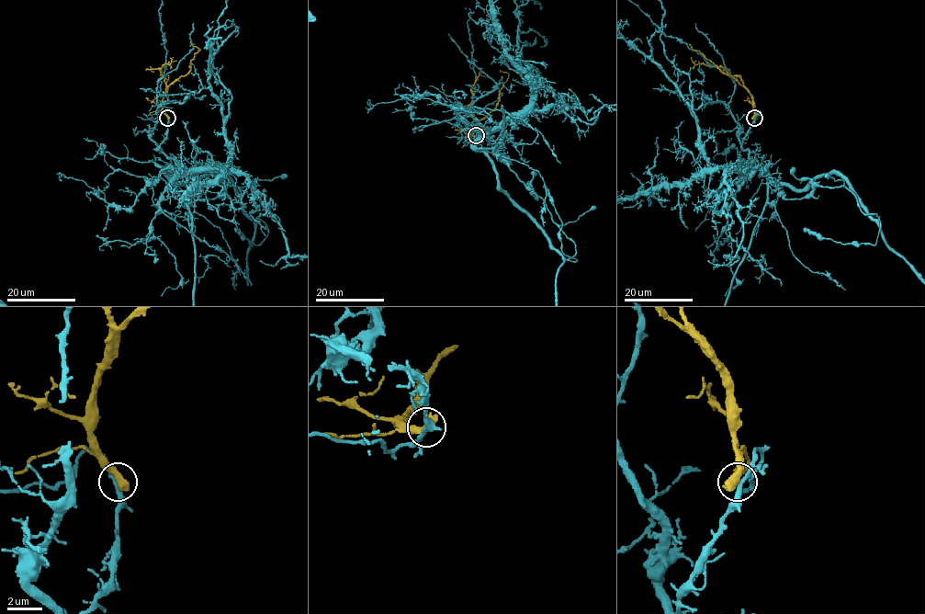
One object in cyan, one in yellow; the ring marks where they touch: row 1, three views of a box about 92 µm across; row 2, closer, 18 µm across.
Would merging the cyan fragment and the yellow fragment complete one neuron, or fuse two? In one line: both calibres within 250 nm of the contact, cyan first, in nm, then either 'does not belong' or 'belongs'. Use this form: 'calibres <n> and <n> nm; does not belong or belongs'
calibres 280 and 600 nm; does not belong

